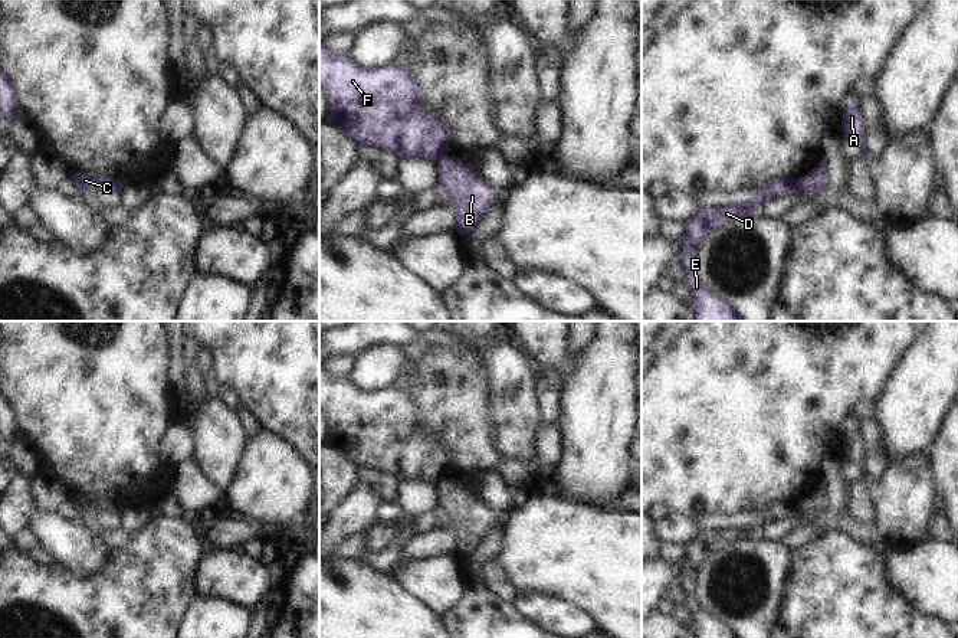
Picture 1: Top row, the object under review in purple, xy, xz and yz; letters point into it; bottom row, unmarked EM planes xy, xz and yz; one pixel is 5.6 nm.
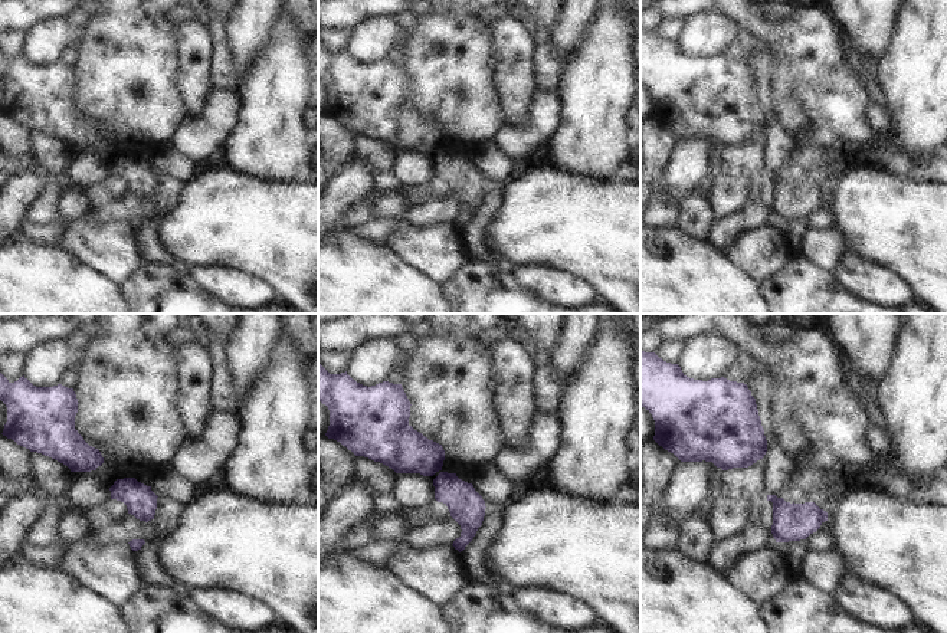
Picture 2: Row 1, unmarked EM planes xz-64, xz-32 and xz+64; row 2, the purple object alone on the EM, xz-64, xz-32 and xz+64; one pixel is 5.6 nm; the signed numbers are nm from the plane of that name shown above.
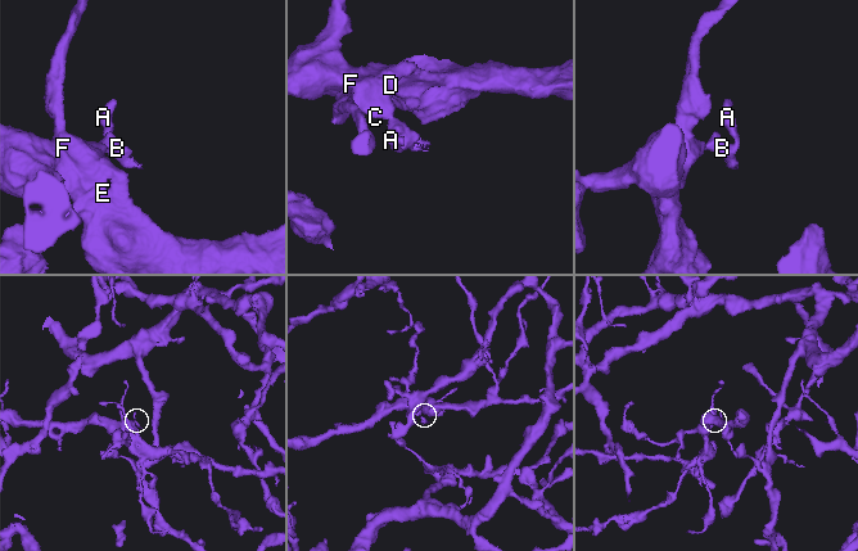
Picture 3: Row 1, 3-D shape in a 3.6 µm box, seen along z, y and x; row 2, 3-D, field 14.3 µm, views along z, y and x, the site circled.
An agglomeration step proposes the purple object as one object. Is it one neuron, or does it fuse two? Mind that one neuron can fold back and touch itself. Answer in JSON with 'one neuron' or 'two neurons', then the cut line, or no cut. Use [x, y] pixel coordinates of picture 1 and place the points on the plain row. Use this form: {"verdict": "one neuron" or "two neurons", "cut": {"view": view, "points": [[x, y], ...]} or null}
{"verdict": "two neurons", "cut": {"view": "xz", "points": [[446, 475], [436, 481]]}}

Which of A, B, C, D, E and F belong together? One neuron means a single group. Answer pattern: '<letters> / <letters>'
A B / C D E F

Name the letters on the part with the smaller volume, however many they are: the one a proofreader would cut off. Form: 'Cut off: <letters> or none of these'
Cut off: A, B

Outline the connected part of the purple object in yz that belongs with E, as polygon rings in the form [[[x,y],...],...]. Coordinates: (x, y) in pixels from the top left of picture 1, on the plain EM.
[[[777,500],[762,508],[755,523],[726,529],[722,531],[698,531],[686,546],[686,556],[682,562],[682,586],[686,593],[685,606],[693,618],[693,632],[696,638],[738,638],[734,629],[712,615],[699,601],[696,593],[698,573],[713,552],[726,547],[738,540],[749,539],[761,527],[794,517],[800,513],[798,501]]]

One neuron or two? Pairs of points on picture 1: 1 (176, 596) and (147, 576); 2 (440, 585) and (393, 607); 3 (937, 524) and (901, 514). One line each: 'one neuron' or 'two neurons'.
1: one neuron
2: two neurons
3: two neurons

